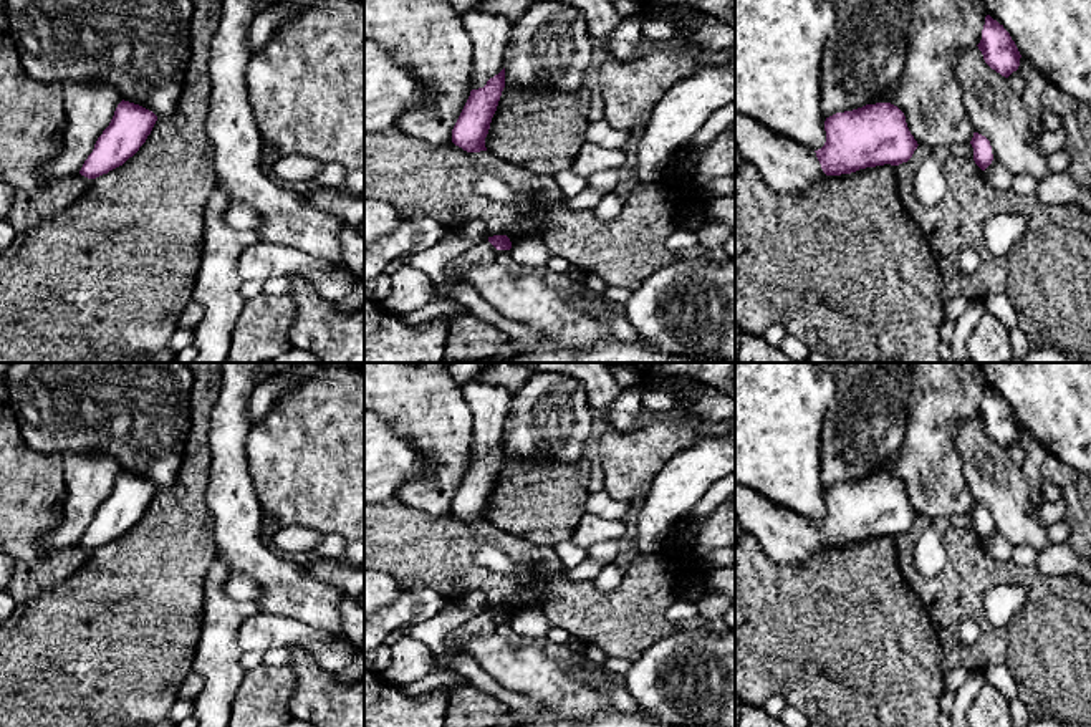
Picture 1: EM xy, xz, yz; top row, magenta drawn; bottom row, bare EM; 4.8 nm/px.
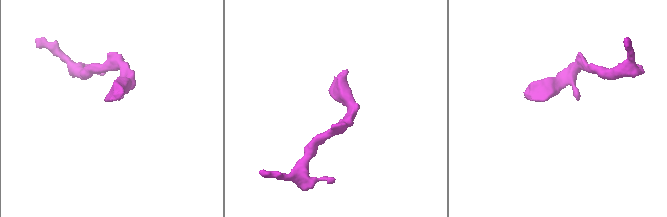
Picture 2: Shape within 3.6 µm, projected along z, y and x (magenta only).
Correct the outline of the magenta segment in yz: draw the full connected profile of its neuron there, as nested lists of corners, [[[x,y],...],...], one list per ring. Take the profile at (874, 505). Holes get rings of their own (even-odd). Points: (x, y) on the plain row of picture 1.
[[[891,474],[866,475],[863,479],[836,484],[824,492],[826,513],[811,522],[785,510],[762,493],[735,484],[735,513],[743,532],[758,540],[762,551],[778,565],[796,565],[823,546],[851,545],[876,537],[899,537],[907,533],[917,520],[904,484]]]

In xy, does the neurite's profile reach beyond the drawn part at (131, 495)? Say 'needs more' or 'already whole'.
already whole

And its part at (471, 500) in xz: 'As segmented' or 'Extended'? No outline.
Extended

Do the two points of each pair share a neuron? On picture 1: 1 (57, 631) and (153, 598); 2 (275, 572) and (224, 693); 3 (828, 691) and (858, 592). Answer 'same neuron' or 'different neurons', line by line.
1: same neuron
2: different neurons
3: same neuron

